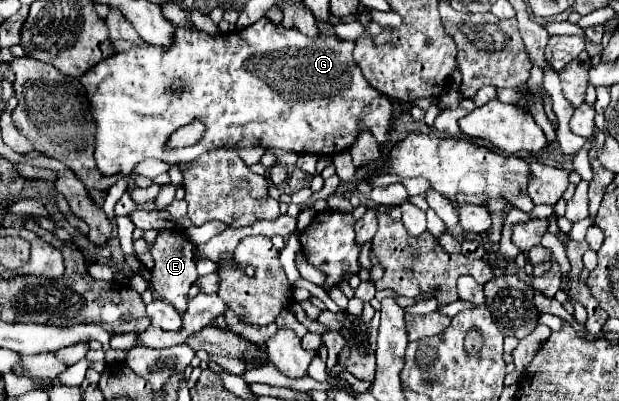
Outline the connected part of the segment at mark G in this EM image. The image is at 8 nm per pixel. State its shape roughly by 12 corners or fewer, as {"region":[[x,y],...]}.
{"region":[[263,17],[113,53],[79,79],[97,169],[335,155],[393,105],[353,41]]}

